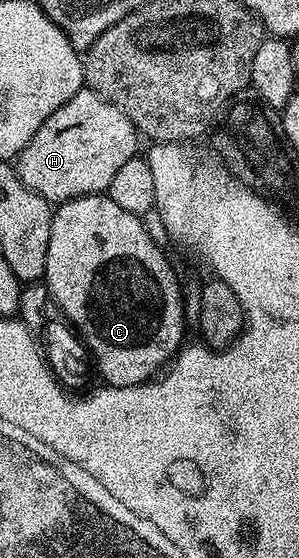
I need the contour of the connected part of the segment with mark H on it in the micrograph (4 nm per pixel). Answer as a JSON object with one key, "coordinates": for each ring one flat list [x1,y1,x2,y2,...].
{"coordinates":[[84,87,64,105,57,107,53,115,44,119,41,127,37,127,33,139,29,139,27,146,19,153,17,172,27,188,41,195,48,203,72,201,74,197,88,197,91,193,102,194,110,190,113,175,117,175,117,171,121,171,121,167,125,167,125,163,136,156,135,137,137,138,135,125,116,105]]}

